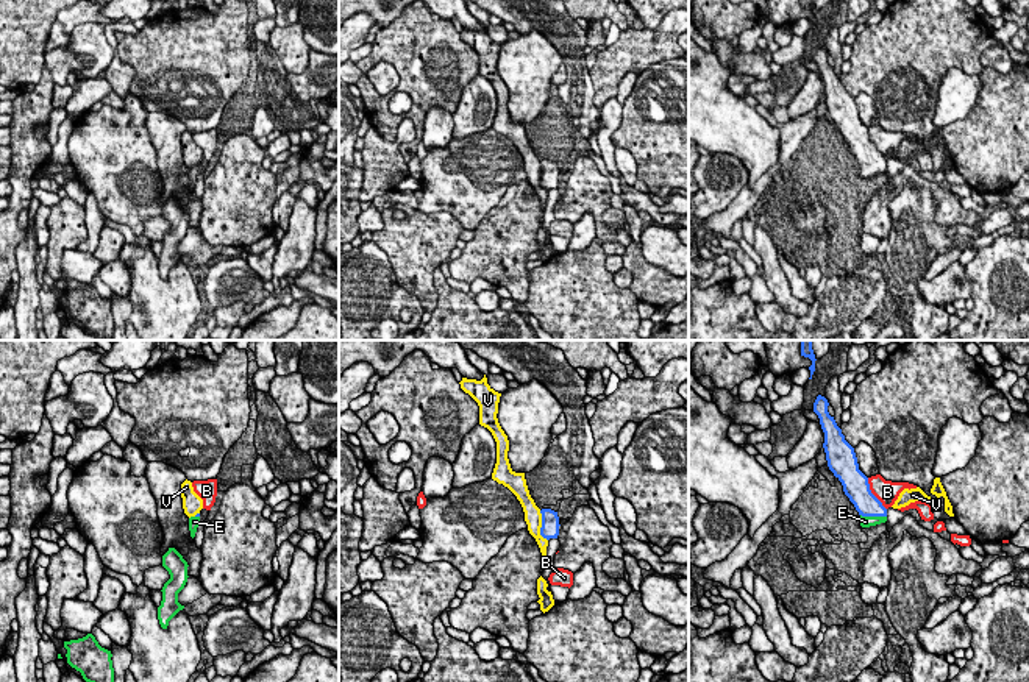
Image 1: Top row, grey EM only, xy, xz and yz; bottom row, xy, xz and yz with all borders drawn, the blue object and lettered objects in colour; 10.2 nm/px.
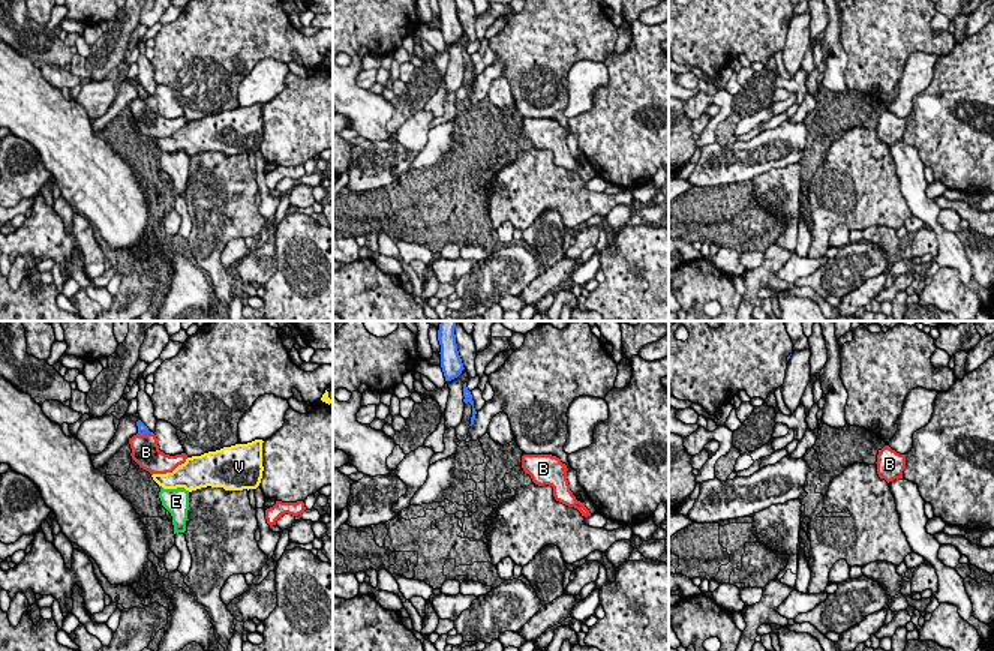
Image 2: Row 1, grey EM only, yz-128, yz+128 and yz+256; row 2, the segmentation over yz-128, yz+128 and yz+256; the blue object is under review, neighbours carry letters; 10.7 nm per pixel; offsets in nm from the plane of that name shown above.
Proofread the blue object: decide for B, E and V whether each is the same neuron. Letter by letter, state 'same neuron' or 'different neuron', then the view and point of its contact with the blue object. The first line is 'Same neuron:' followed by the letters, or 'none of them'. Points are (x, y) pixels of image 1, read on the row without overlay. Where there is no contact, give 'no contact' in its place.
Same neuron: E
B: different neuron; contact yz (872, 144)
E: same neuron; contact yz (873, 166)
V: different neuron; contact xz (542, 177)

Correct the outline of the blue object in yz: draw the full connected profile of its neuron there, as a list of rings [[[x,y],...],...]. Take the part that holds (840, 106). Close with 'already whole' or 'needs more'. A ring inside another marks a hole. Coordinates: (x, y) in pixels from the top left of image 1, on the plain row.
[[[821,45],[814,53],[824,83],[824,103],[829,120],[842,133],[845,145],[860,165],[860,176],[870,178],[887,172],[887,159],[871,144],[868,128],[859,120],[854,98],[845,91],[842,80],[828,62],[828,50]]]; needs more

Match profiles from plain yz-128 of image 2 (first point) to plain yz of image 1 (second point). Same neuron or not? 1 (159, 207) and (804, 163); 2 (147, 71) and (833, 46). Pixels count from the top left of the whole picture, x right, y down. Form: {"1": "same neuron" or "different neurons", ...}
{"1": "different neurons", "2": "same neuron"}

